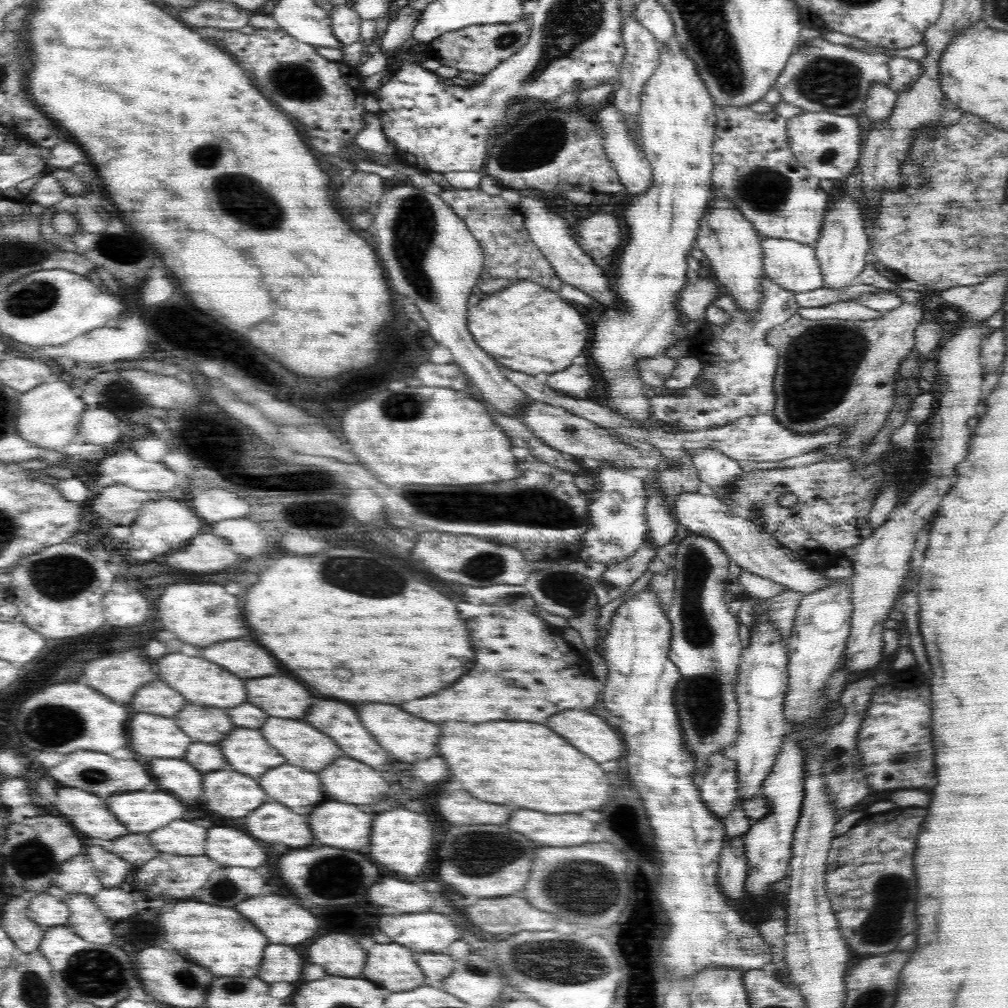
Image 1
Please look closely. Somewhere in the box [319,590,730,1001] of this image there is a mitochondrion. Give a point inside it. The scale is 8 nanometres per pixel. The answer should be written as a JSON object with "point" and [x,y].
{"point":[565,961]}

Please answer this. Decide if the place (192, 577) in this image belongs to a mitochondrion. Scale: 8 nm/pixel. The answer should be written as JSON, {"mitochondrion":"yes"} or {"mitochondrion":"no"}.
{"mitochondrion":"no"}

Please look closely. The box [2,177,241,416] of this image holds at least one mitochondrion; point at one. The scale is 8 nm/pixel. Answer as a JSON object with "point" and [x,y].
{"point":[37,296]}

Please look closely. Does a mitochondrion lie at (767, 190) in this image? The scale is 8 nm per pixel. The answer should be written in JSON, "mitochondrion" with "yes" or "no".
{"mitochondrion":"yes"}

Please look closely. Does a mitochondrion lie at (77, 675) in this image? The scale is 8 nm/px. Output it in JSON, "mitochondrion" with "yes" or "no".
{"mitochondrion":"no"}

